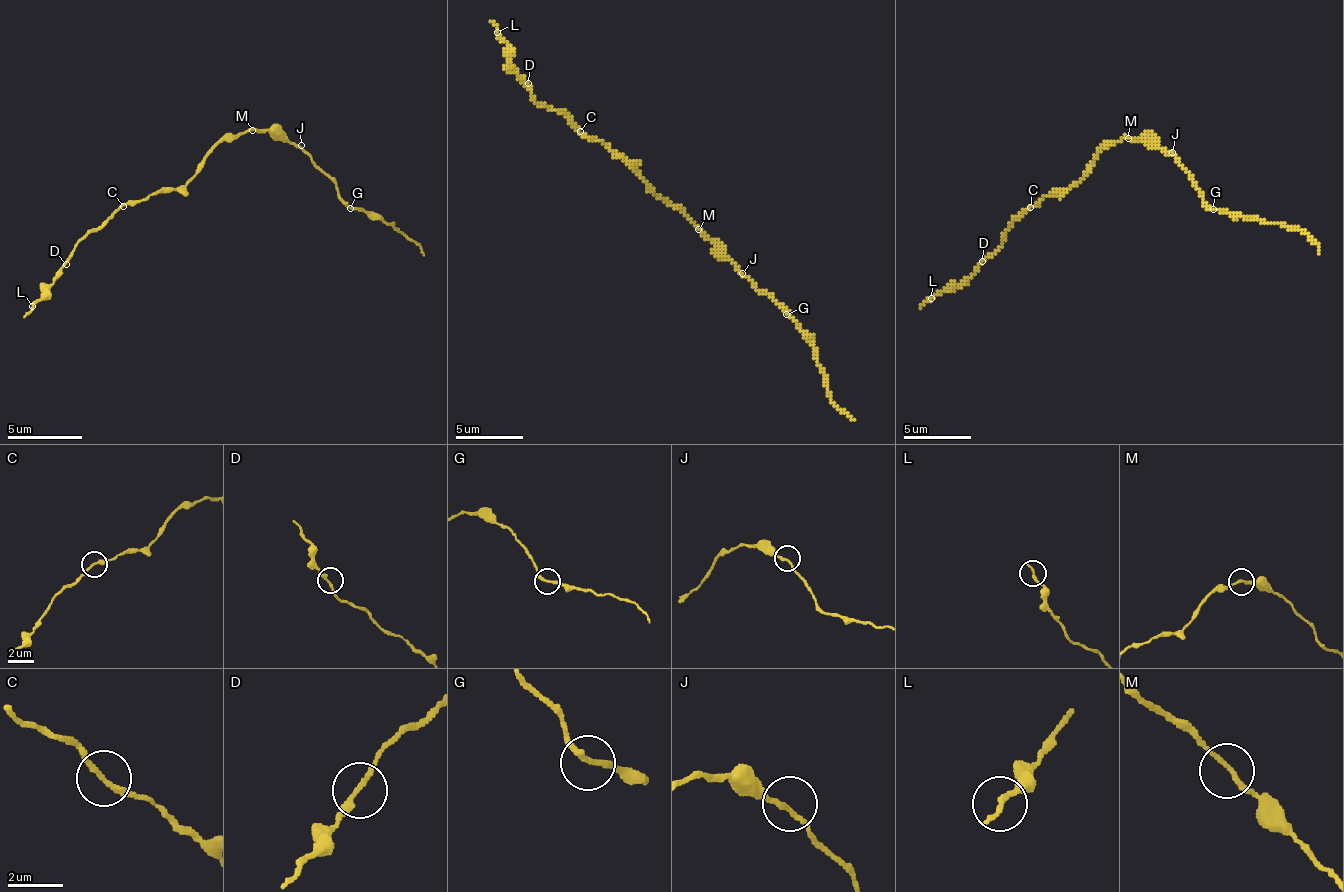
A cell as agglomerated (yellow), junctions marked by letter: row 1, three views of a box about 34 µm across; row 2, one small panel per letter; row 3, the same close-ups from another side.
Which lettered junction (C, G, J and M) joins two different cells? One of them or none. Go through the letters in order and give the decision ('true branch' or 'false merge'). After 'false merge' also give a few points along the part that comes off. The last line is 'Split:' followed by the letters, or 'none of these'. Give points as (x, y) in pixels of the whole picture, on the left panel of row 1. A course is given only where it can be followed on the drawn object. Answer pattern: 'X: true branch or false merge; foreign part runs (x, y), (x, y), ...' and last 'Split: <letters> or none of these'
C: true branch
G: true branch
J: true branch
M: true branch
Split: none of these

